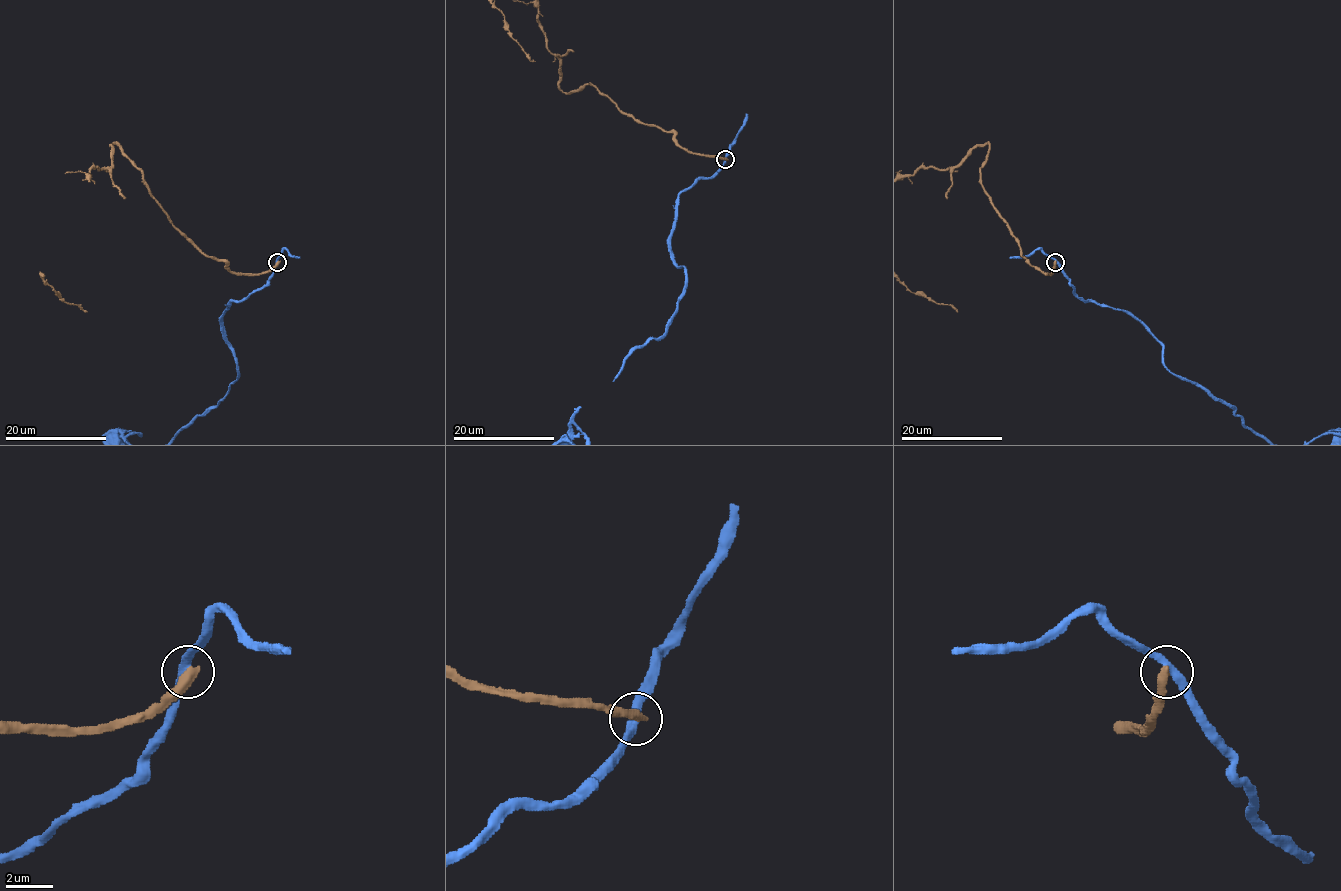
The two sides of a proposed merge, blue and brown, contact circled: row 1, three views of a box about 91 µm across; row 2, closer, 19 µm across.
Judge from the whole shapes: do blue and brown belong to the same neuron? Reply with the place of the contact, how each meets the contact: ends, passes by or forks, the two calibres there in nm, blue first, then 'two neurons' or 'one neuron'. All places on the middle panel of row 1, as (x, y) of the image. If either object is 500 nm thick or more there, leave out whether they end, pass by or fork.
(725, 159) | blue passes by | brown ends | 360/440 nm | two neurons

